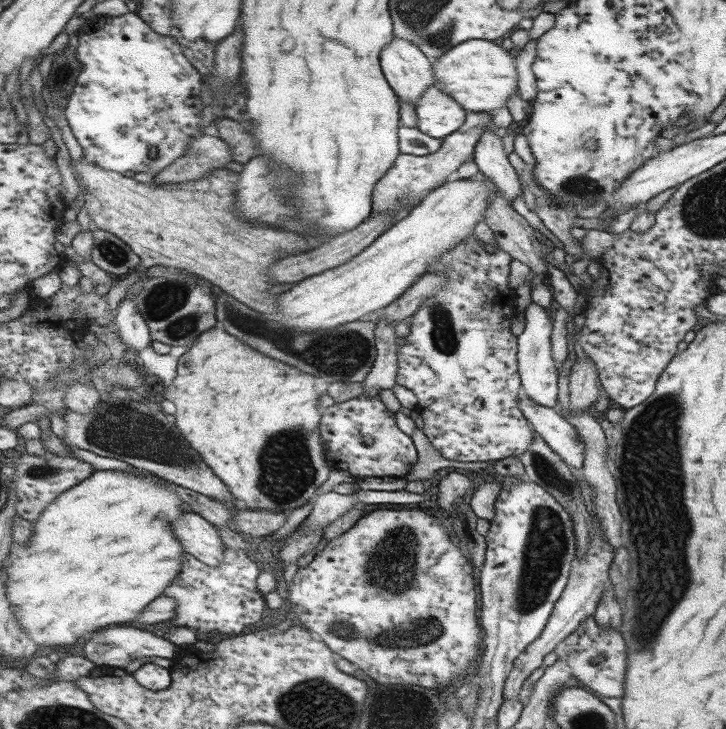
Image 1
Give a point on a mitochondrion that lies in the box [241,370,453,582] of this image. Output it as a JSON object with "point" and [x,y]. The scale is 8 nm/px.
{"point":[287,472]}

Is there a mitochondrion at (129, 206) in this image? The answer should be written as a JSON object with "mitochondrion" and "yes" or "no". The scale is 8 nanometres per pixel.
{"mitochondrion":"no"}

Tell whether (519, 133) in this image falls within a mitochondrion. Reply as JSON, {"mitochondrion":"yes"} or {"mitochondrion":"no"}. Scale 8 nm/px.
{"mitochondrion":"no"}

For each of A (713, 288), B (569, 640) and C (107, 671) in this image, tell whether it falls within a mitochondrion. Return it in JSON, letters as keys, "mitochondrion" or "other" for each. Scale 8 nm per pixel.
{"A":"other","B":"other","C":"other"}

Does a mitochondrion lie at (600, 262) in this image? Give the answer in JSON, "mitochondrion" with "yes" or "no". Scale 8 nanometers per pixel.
{"mitochondrion":"no"}

